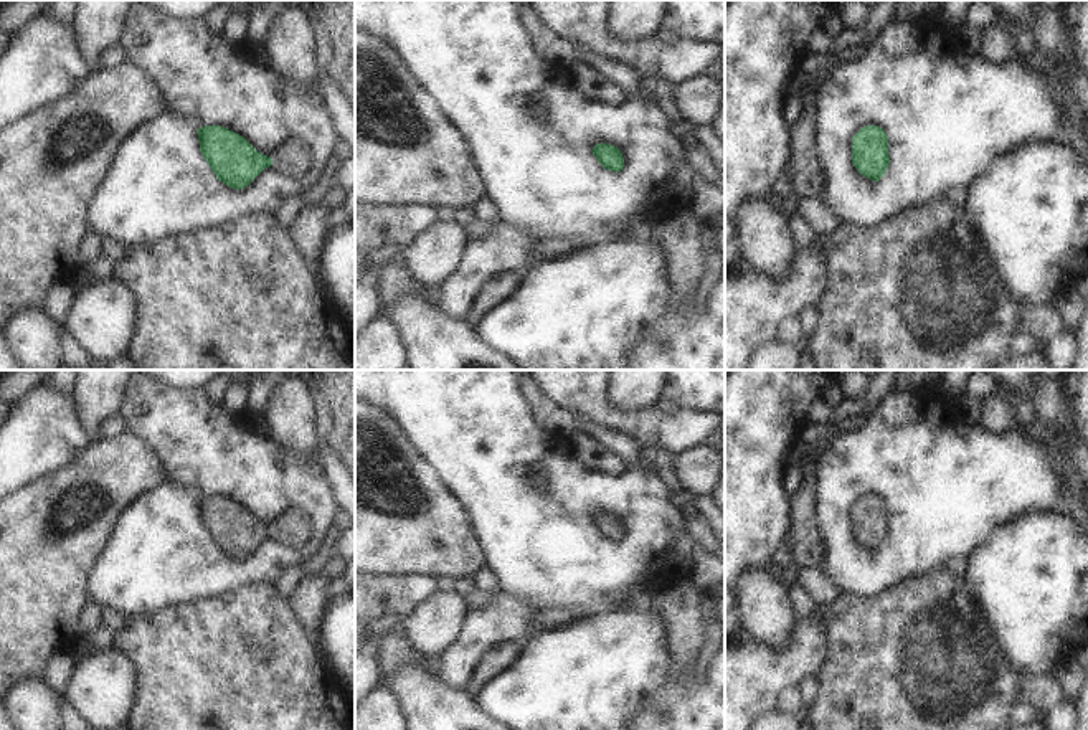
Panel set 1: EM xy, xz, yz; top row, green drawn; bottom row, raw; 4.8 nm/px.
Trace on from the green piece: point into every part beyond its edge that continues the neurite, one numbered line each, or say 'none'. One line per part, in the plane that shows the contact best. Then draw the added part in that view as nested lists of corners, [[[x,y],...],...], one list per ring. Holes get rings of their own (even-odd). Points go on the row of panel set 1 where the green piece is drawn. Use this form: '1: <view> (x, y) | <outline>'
1: xy (159, 184) | [[[139,2],[129,8],[119,45],[125,59],[149,71],[149,81],[165,97],[165,111],[139,124],[121,142],[106,182],[92,197],[89,231],[101,241],[117,241],[129,249],[246,215],[274,213],[281,201],[300,195],[302,188],[319,180],[337,135],[317,91],[305,91],[267,66],[239,58],[229,43],[208,31],[203,18],[165,18]],[[205,126],[221,126],[243,135],[258,152],[271,157],[272,165],[248,187],[229,188],[216,178],[200,152],[196,130]],[[287,139],[299,139],[310,150],[310,167],[299,178],[287,177],[274,162]]]

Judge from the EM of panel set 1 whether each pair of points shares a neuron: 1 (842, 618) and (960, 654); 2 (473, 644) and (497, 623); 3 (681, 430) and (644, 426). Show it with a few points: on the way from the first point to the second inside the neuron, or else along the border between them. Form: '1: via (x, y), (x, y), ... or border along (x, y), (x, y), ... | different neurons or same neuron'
1: via (872, 641), (887, 654), (930, 654) | same neuron
2: via (479, 638), (491, 626) | same neuron
3: via (672, 428), (652, 426) | same neuron

